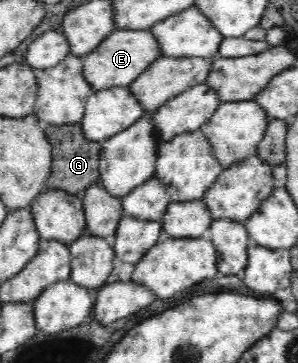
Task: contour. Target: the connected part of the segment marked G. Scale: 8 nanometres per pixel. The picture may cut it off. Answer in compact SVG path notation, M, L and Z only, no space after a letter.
M70 122L66 125L48 124L44 126L44 130L52 144L51 172L45 181L46 189L61 189L68 193L81 194L83 189L99 182L101 142L90 141L83 133L80 122Z

